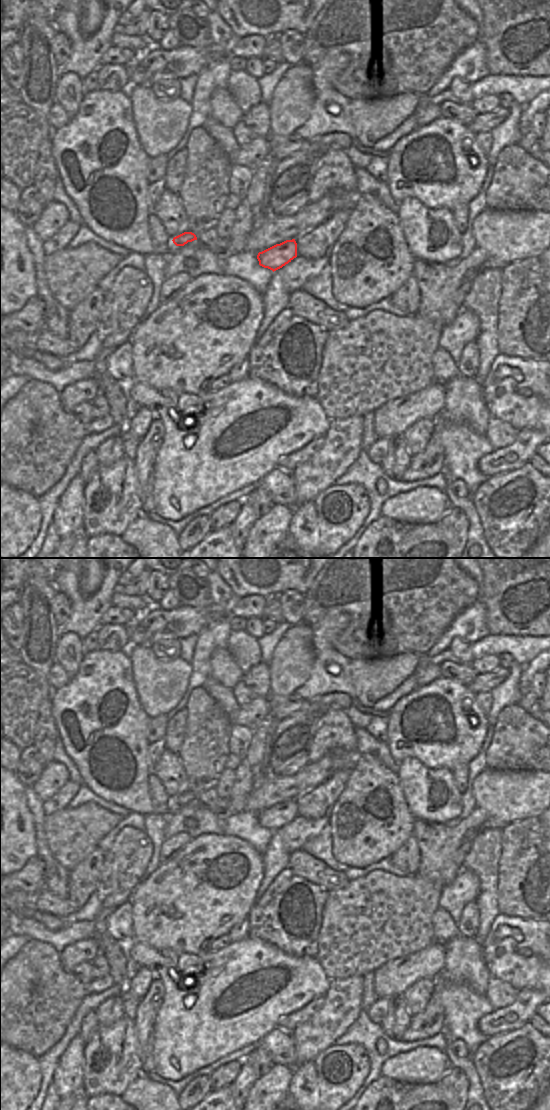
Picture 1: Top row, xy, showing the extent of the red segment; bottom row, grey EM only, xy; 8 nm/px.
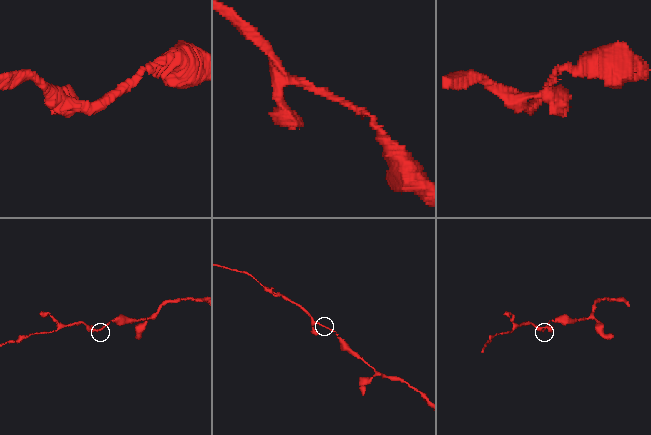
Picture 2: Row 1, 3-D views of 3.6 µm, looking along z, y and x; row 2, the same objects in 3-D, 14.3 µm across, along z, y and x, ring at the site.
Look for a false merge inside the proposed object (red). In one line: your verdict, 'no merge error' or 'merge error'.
no merge error

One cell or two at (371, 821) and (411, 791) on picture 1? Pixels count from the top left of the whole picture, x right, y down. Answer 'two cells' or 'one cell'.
two cells

